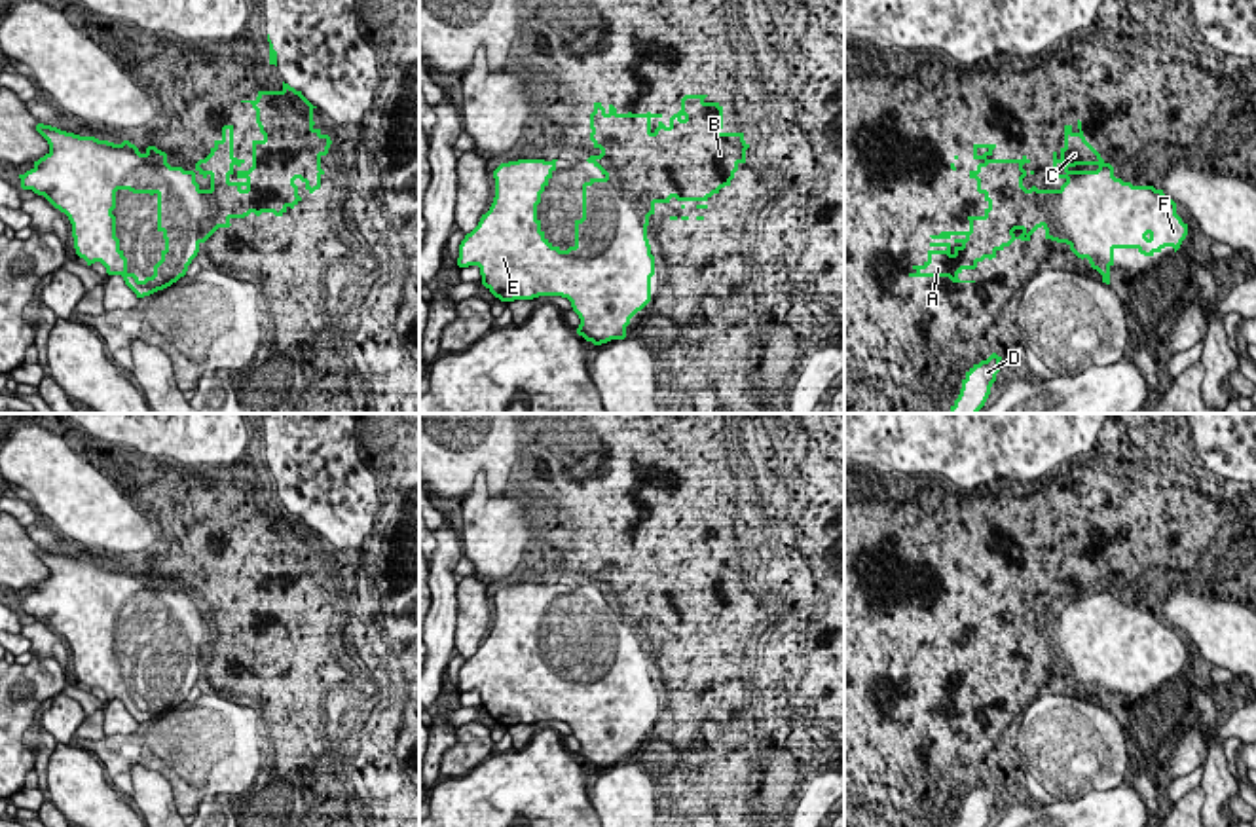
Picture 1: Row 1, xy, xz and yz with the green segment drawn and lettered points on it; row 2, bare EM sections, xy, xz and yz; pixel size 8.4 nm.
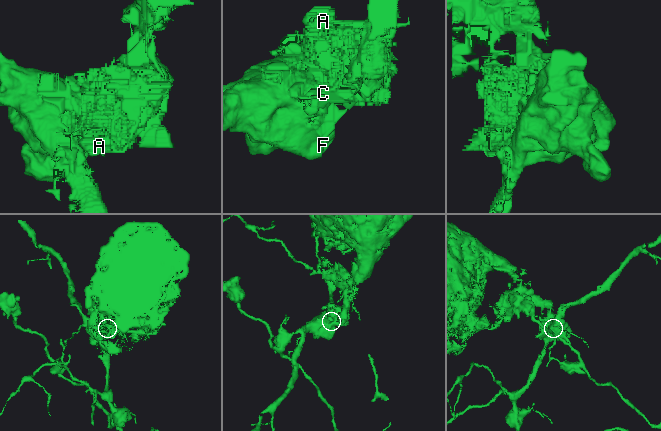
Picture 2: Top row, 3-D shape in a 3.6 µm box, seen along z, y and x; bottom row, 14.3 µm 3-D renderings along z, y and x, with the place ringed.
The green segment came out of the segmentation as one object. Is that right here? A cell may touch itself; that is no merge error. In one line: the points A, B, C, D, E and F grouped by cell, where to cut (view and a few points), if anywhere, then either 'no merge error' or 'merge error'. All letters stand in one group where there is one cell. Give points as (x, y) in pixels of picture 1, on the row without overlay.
A B C / D E F | xz (604, 604), (615, 609), (615, 617), (646, 655) | merge error

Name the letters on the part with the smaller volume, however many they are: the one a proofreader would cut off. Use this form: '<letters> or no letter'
D, E, F

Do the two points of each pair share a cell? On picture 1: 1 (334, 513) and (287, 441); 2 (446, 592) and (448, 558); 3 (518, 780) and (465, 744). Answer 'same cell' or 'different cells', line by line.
1: same cell
2: same cell
3: different cells

